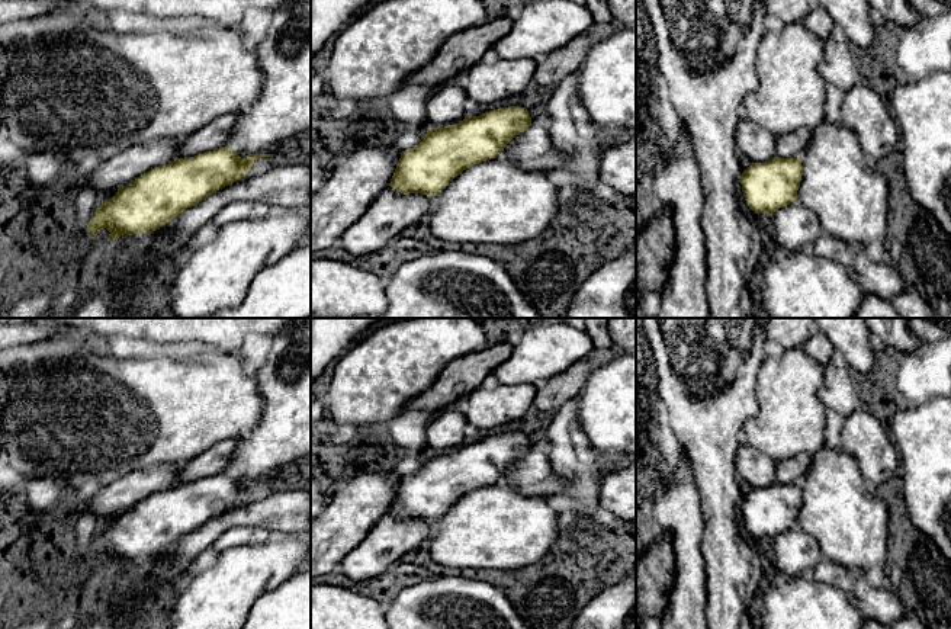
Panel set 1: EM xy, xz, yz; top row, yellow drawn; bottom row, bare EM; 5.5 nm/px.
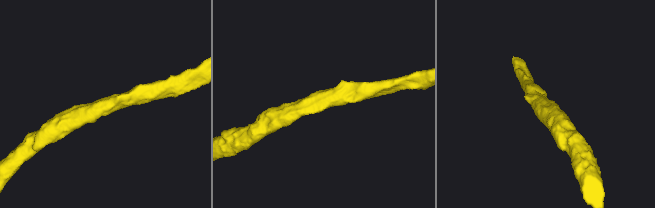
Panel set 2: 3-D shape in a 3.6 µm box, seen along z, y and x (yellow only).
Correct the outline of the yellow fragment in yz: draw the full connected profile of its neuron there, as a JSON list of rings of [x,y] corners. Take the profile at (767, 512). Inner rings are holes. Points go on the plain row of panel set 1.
[[[774,482],[752,488],[739,506],[748,532],[772,542],[777,568],[788,578],[815,569],[820,559],[816,540],[797,524],[801,501],[800,484]]]

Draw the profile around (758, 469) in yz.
[[[740,445],[736,453],[736,471],[752,488],[765,488],[774,482],[801,484],[812,465],[812,455],[800,453],[775,462],[749,445]]]

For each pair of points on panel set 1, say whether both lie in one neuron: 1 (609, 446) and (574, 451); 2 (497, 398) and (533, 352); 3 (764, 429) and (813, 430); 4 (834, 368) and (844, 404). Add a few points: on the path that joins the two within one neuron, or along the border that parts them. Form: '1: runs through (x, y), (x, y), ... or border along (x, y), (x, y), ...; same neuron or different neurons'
1: border along (577, 417), (581, 432), (597, 455); different neurons
2: border along (500, 384), (533, 384), (536, 387), (535, 404); different neurons
3: runs through (776, 429), (802, 430); same neuron
4: runs through (837, 376), (837, 391), (841, 395); same neuron

